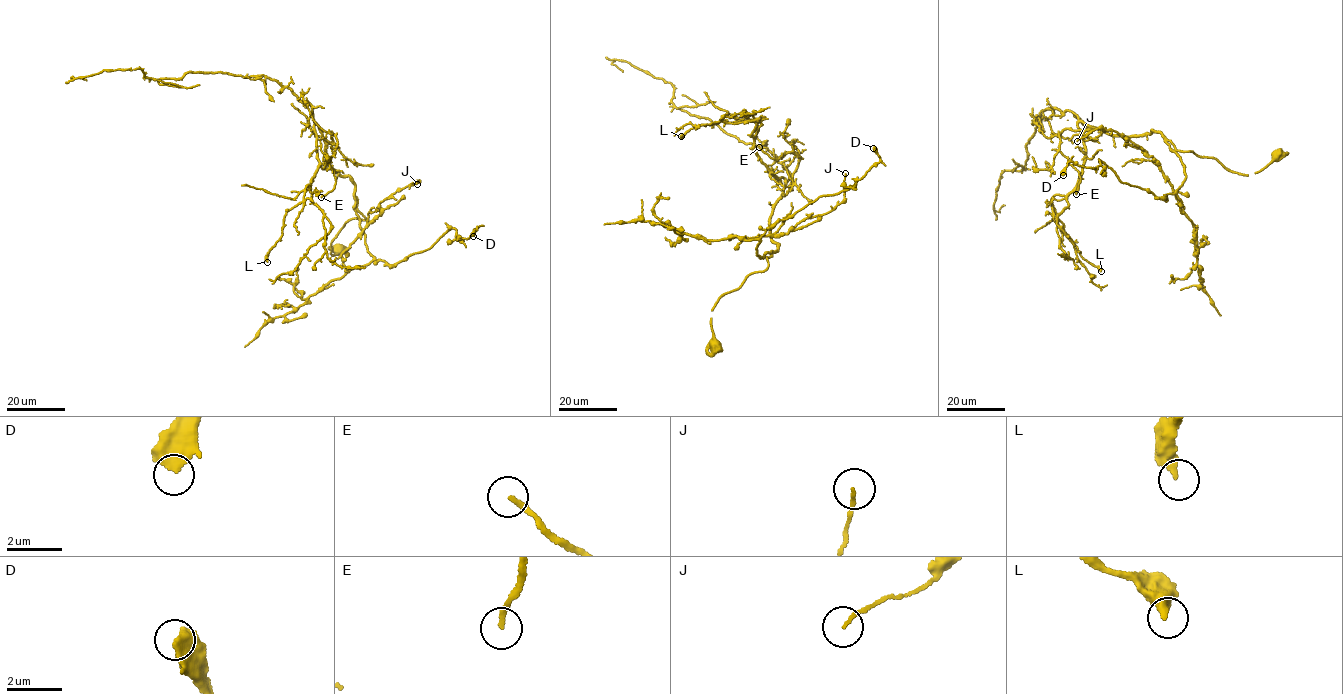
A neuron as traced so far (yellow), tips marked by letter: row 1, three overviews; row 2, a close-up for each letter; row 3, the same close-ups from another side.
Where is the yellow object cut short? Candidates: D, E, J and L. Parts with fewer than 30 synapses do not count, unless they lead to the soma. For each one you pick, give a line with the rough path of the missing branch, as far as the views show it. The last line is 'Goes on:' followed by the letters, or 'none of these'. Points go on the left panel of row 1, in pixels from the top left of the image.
Goes on: none of these

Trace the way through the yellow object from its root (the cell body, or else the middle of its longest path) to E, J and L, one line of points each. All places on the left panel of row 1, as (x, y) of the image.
E: (339, 250), (330, 244), (343, 225), (366, 219), (350, 177), (327, 164), (330, 131), (335, 184), (321, 197)
J: (339, 250), (343, 225), (366, 219), (356, 210), (368, 264), (341, 255), (417, 184)
L: (339, 250), (330, 244), (343, 225), (366, 219), (316, 124), (318, 168), (267, 262)

